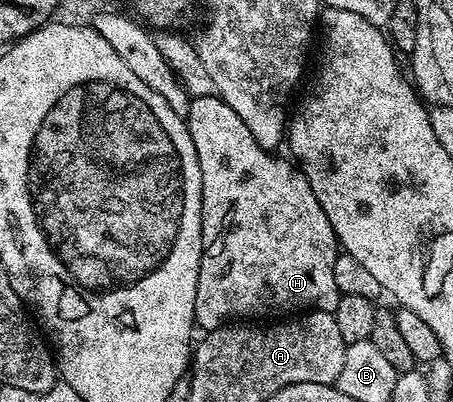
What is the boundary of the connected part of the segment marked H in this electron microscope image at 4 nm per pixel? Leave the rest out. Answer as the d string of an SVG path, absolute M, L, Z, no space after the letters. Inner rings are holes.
M196 97L190 102L190 110L185 117L186 126L190 128L192 143L196 147L196 159L200 163L202 176L202 258L200 259L200 275L196 279L196 307L194 308L194 324L199 330L220 329L228 319L266 319L269 313L290 315L295 311L317 311L333 313L338 306L340 296L336 287L336 279L332 276L332 267L336 267L336 259L340 252L340 239L332 231L332 223L328 223L328 215L324 215L324 207L320 207L320 199L312 191L308 179L302 174L297 164L285 161L282 157L274 157L271 150L260 147L256 139L252 139L252 131L244 127L244 119L228 107L221 97Z

